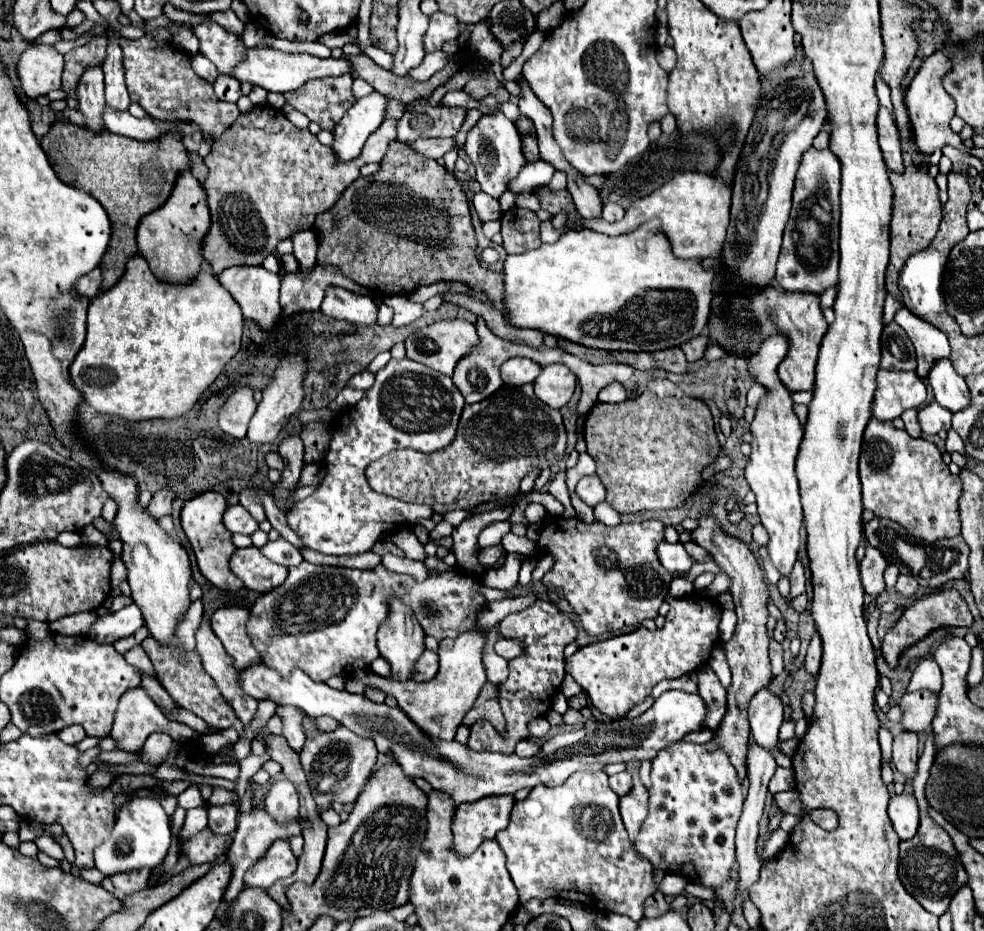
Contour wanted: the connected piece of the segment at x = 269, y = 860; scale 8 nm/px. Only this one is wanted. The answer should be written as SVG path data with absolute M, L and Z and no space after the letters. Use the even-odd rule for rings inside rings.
M277 840L267 850L267 856L263 856L263 860L259 860L259 864L255 864L255 868L251 868L251 872L247 872L245 884L257 886L257 888L269 888L277 880L291 876L295 872L295 868L297 868L297 858L295 858L289 842Z

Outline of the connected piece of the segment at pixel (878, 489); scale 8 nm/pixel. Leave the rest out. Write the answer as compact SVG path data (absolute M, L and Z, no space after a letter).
M871 420L863 436L859 478L863 486L863 506L877 518L889 518L901 524L911 536L931 544L961 534L957 506L961 480L949 472L935 444L923 438L911 438L893 424Z

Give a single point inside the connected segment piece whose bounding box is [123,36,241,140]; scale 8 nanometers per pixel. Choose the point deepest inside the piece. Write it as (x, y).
(159, 78)

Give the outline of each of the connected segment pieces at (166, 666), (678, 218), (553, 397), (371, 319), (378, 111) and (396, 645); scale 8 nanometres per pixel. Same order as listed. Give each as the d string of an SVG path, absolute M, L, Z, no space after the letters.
M195 600L191 604L185 620L179 626L179 644L175 644L175 648L163 648L153 636L147 636L147 640L143 640L141 646L147 652L147 656L151 658L161 686L171 694L171 698L181 708L203 718L213 728L235 728L239 732L239 736L243 736L243 722L235 720L235 712L231 712L231 708L227 708L227 702L219 696L215 682L211 680L211 676L207 676L207 672L201 666L201 660L197 656L195 632L201 626L201 618L203 618L203 602Z
M683 172L675 174L671 180L667 180L649 196L633 200L623 220L615 224L607 224L605 220L595 220L593 230L609 236L621 236L639 228L639 224L643 224L645 220L659 218L661 232L669 238L673 254L677 258L705 260L709 256L719 256L721 252L729 224L729 208L731 208L731 188L727 188L721 180L715 180L713 176L701 172Z
M549 364L541 370L533 384L539 400L551 408L563 408L577 388L577 376L563 364Z
M331 288L325 294L321 304L321 312L325 316L345 320L349 324L375 326L377 324L377 306L371 296L351 294L343 288Z
M371 92L365 98L359 98L347 114L341 118L337 128L333 130L335 142L333 150L337 152L339 160L347 162L361 154L363 144L367 138L381 126L387 114L387 96L381 92Z
M397 602L391 604L391 616L377 632L377 646L381 656L391 664L391 678L407 682L413 678L415 662L425 650L425 632L417 618Z

